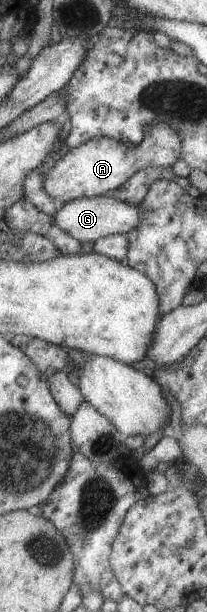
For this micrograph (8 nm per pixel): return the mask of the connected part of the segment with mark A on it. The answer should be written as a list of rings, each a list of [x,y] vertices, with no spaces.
[[[163,122],[147,124],[142,129],[141,141],[138,141],[136,144],[131,143],[129,140],[119,139],[115,141],[103,136],[90,137],[81,145],[71,148],[54,163],[47,175],[43,177],[43,189],[58,206],[72,199],[103,196],[107,192],[123,185],[136,171],[147,166],[170,168],[177,159],[181,158],[180,147],[180,135],[168,123]]]

